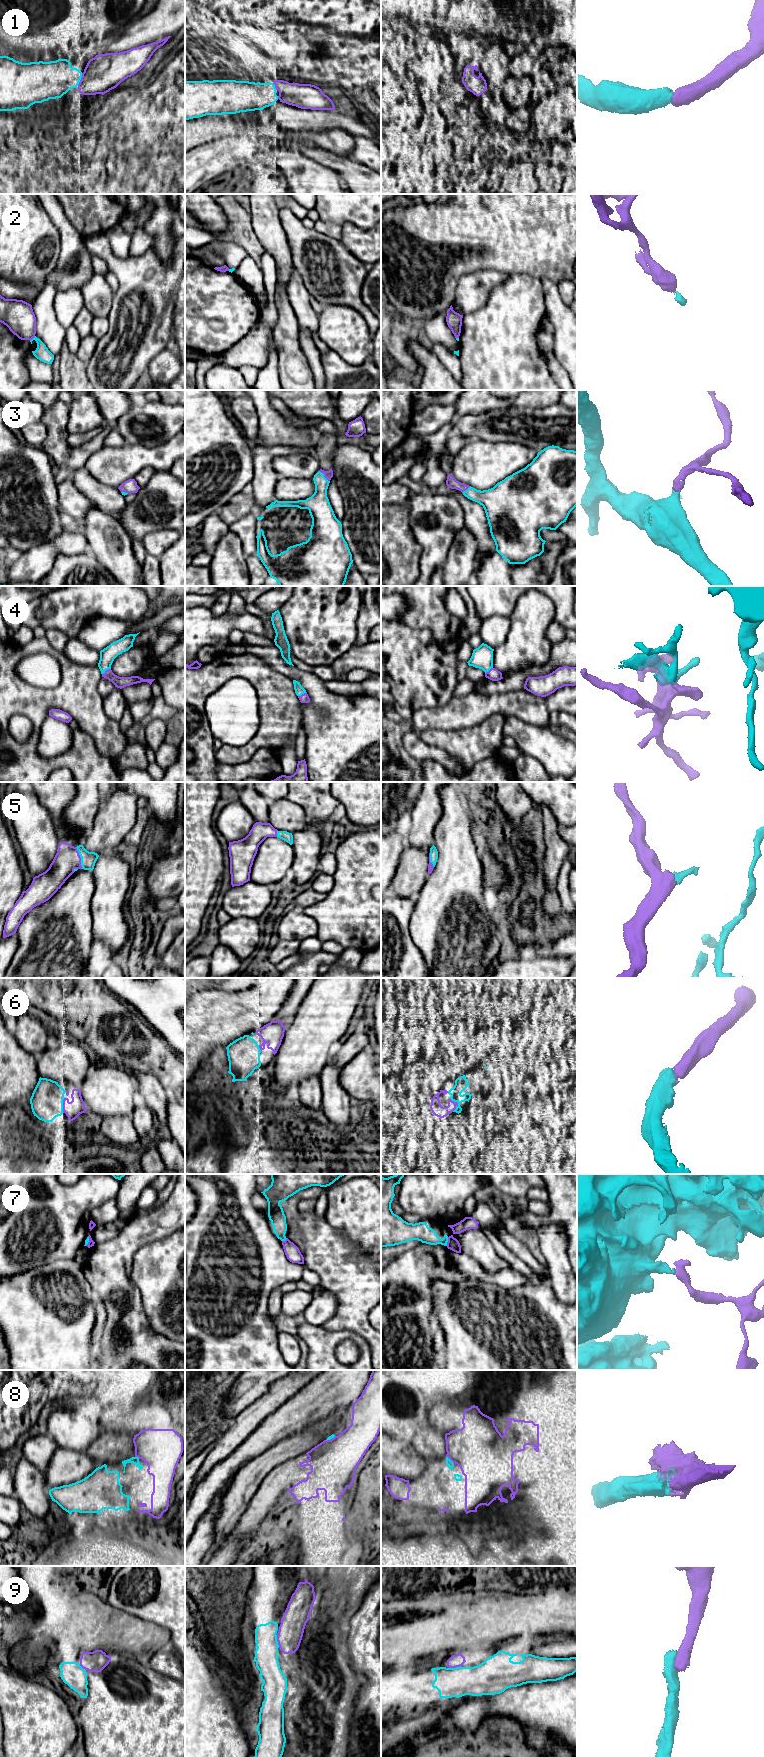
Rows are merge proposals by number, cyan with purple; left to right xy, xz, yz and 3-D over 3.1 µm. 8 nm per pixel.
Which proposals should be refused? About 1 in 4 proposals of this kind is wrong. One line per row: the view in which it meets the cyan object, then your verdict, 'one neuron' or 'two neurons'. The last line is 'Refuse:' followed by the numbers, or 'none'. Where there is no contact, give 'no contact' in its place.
1: meets cyan in xy; one neuron
2: meets cyan in xy; two neurons
3: meets cyan in xz; one neuron
4: meets cyan in xy; one neuron
5: meets cyan in xy; one neuron
6: meets cyan in yz; one neuron
7: meets cyan in yz; two neurons
8: meets cyan in yz; one neuron
9: meets cyan in xz; one neuron
Refuse: 2, 7

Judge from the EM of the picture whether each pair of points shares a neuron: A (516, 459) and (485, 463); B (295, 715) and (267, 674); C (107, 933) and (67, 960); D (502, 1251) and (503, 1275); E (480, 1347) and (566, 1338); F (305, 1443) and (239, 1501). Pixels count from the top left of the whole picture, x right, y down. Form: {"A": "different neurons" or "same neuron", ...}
{"A": "same neuron", "B": "same neuron", "C": "different neurons", "D": "different neurons", "E": "same neuron", "F": "same neuron"}

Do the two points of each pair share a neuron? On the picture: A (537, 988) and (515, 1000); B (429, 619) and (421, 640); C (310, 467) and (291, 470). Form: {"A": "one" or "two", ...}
{"A": "one", "B": "two", "C": "one"}

